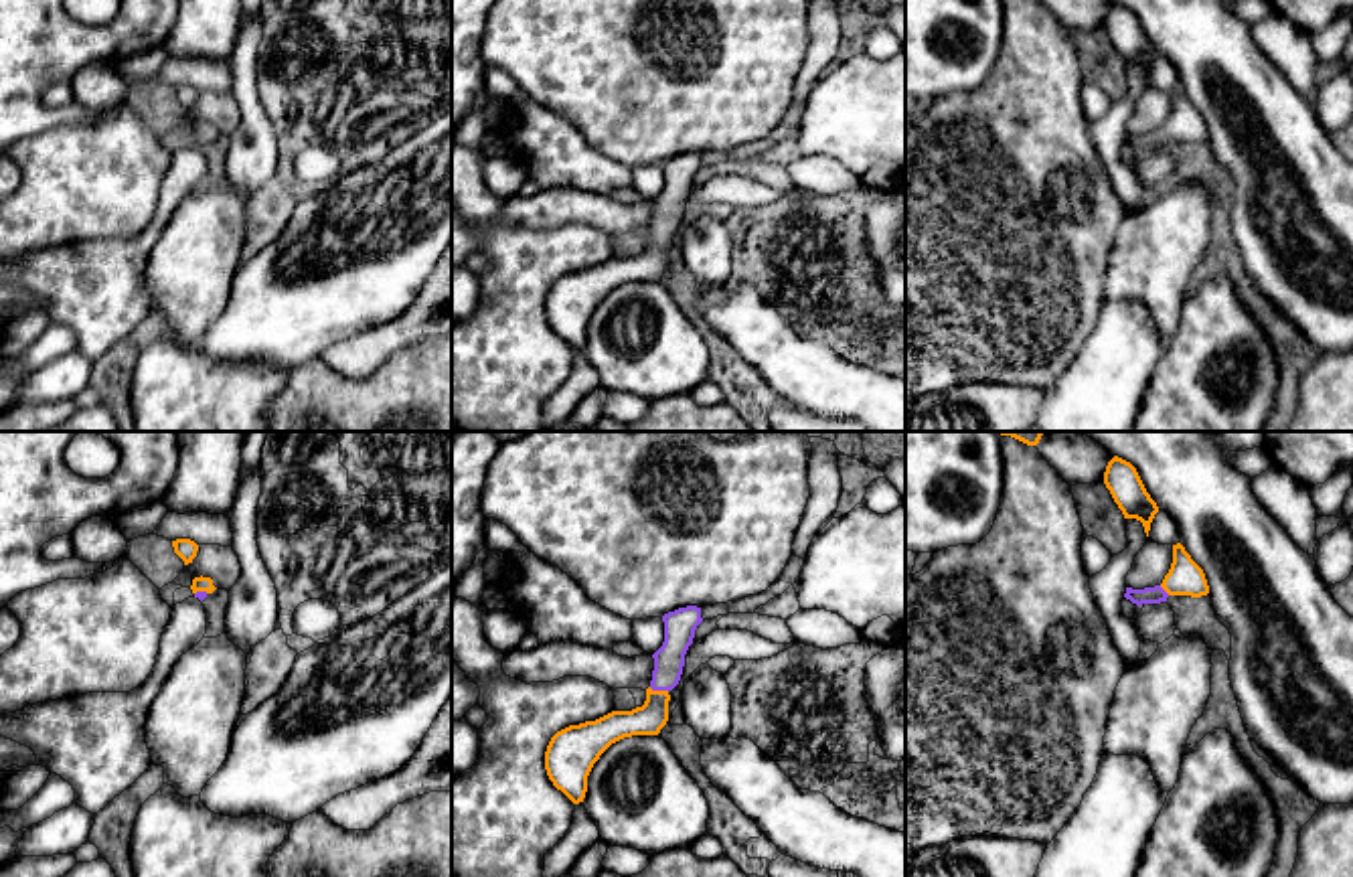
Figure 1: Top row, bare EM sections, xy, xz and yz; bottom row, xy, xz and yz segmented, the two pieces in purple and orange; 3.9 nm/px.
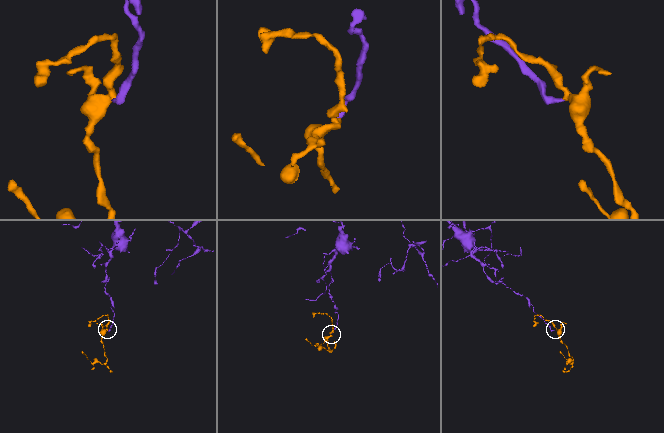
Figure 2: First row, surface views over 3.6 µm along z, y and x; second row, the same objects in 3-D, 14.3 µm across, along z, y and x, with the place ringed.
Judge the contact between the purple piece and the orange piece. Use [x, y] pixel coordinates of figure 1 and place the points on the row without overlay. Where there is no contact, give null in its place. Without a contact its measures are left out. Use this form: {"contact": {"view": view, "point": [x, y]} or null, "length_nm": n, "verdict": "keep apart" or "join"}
{"contact": {"view": "xz", "point": [659, 235]}, "length_nm": 80, "verdict": "join"}

